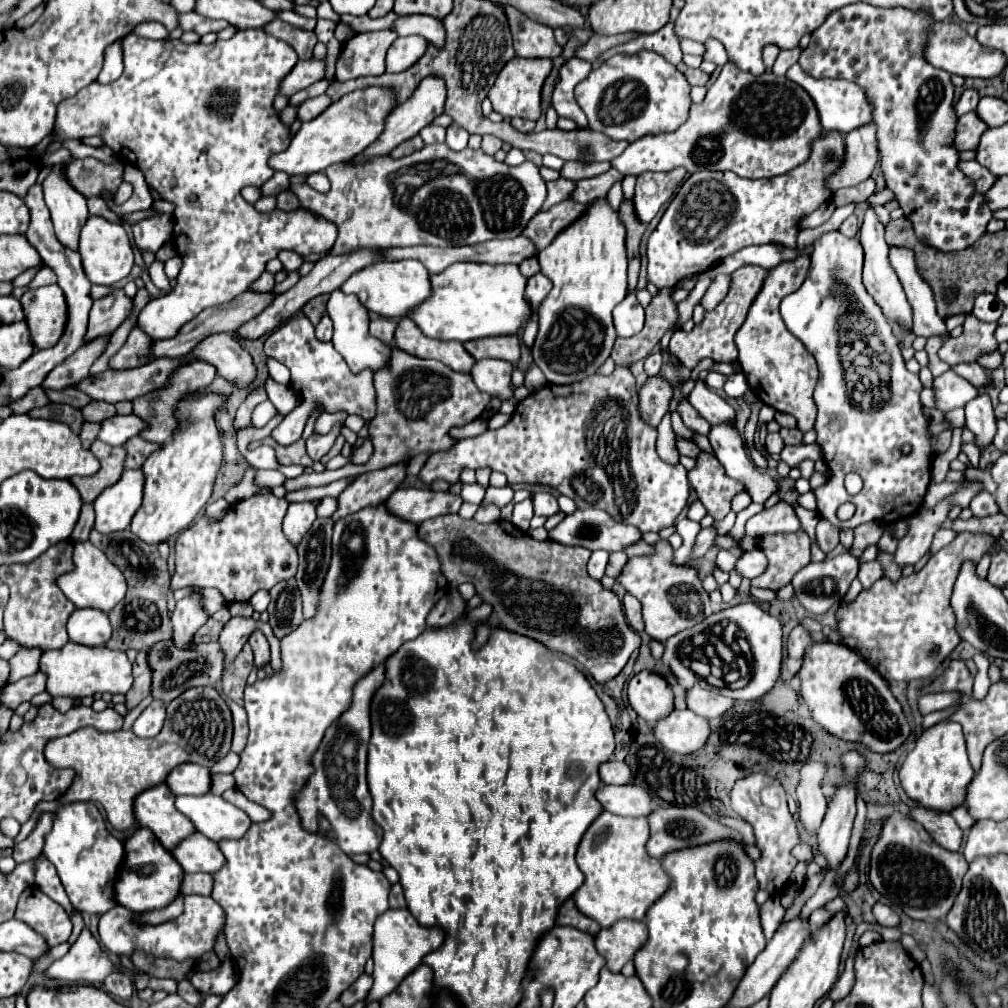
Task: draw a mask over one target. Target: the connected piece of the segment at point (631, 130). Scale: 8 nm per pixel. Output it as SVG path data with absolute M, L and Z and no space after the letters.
M654 51L610 57L576 87L576 101L586 113L592 131L628 143L646 135L676 131L688 119L692 105L686 77Z

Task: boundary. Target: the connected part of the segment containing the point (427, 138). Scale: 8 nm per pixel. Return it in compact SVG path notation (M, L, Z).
M428 125L420 131L420 137L424 139L424 143L444 143L446 129L440 125Z

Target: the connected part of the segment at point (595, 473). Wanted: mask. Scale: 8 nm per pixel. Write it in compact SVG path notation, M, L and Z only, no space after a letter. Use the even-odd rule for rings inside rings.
M616 365L614 373L608 377L596 373L578 383L548 383L540 391L530 393L516 405L516 411L504 427L496 431L484 431L476 437L458 439L450 449L434 453L420 471L420 479L426 485L430 485L434 479L446 479L450 485L454 485L462 469L490 467L504 473L508 477L508 485L544 485L570 497L578 509L598 507L616 517L616 521L628 521L642 533L662 531L674 525L674 519L688 505L690 487L686 469L682 465L668 465L660 461L656 453L656 435L656 427L650 427L640 419L636 379L630 367Z

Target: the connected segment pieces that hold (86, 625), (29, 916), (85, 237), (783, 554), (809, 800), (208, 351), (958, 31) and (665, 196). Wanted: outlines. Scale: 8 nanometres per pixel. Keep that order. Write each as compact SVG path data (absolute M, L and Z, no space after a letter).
M76 609L66 623L68 637L80 645L104 645L112 635L110 621L100 609Z
M34 885L22 891L14 917L28 923L52 947L68 941L72 933L72 921L68 919L64 907L52 901Z
M90 217L80 233L80 245L78 251L82 255L82 267L90 283L96 285L114 285L128 277L132 265L134 265L134 253L130 237L120 223L110 223L104 217Z
M804 531L796 533L774 533L774 535L762 535L760 537L760 549L764 551L768 559L768 567L760 577L754 577L750 583L754 587L764 587L764 589L780 589L790 583L792 575L802 569L806 563L810 563L810 537Z
M810 761L800 771L800 781L796 787L798 805L800 805L800 821L804 829L818 831L820 821L826 813L826 795L824 795L824 775L826 761Z
M226 333L204 339L192 353L196 353L198 359L214 365L218 369L218 375L222 375L238 389L248 387L256 379L256 365L252 361L252 355Z
M950 19L946 21L934 21L930 27L928 39L924 43L924 59L934 65L936 69L948 71L950 75L960 75L960 77L980 77L980 79L990 79L1002 73L1006 67L1006 57L990 47L980 45L974 37L970 37L958 23L952 23Z
M674 169L672 173L642 173L640 177L636 177L636 219L640 223L650 223L660 211L660 207L674 197L686 175L686 169Z

